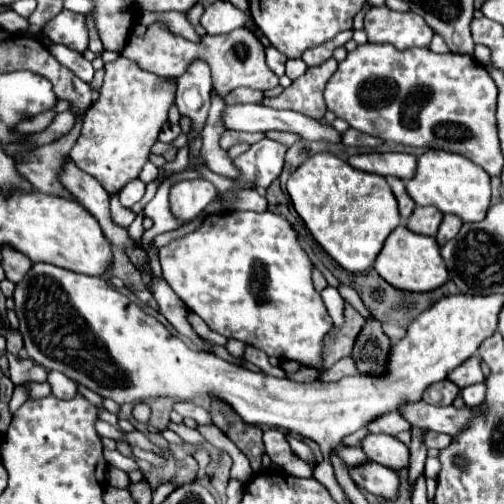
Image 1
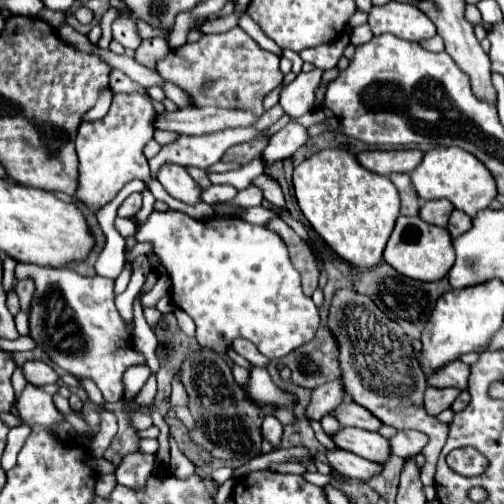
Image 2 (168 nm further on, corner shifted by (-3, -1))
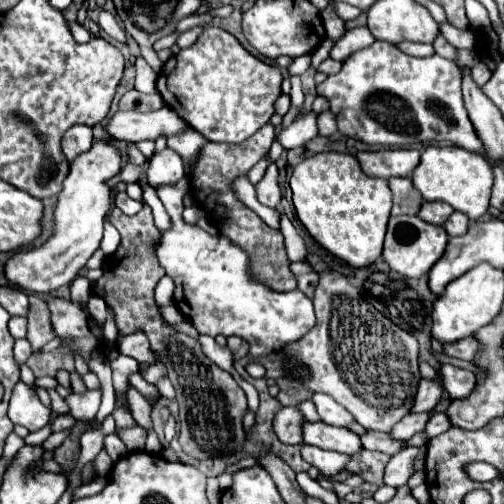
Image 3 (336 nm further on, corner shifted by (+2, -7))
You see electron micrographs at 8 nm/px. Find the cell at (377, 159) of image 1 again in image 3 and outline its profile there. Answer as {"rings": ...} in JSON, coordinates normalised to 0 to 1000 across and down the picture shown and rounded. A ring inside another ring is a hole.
{"rings":[[[746,298],[706,306],[718,337],[730,349],[778,353],[778,349],[817,349],[833,321],[829,298]]]}

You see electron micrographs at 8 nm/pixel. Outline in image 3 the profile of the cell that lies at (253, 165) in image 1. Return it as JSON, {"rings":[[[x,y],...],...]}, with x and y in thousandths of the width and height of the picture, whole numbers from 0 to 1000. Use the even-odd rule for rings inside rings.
{"rings":[[[611,222],[611,226],[599,226],[591,238],[583,238],[571,254],[563,254],[556,266],[556,286],[563,290],[563,298],[591,294],[611,278],[619,278],[623,270],[631,270],[627,234],[631,234],[627,222]]]}

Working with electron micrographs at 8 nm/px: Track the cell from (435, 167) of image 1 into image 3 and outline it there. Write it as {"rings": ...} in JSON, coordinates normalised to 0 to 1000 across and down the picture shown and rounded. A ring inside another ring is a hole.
{"rings":[[[849,290],[837,302],[833,325],[817,345],[817,361],[833,377],[841,397],[889,401],[901,417],[933,429],[933,437],[948,437],[952,429],[964,425],[972,409],[972,377],[980,345],[972,321],[944,302],[929,302],[909,290],[877,290],[877,294]]]}

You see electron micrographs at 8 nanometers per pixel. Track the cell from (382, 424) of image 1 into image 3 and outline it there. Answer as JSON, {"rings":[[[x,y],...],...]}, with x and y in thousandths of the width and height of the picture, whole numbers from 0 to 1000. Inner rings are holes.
{"rings":[[[623,782],[615,794],[623,798],[627,817],[639,837],[647,837],[655,845],[690,845],[694,837],[702,837],[702,829],[694,829],[694,817],[687,817],[687,810],[679,810],[655,786]]]}

